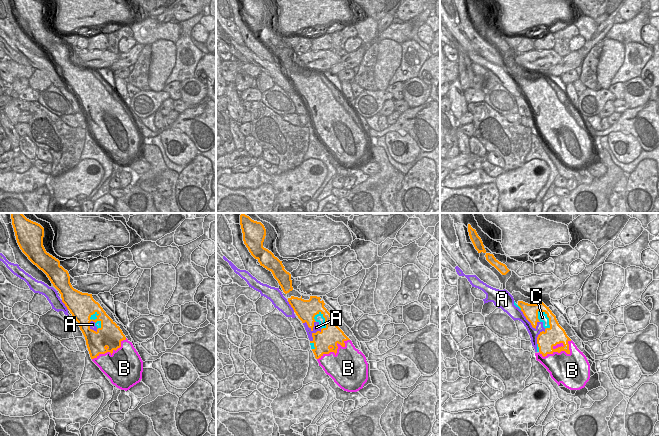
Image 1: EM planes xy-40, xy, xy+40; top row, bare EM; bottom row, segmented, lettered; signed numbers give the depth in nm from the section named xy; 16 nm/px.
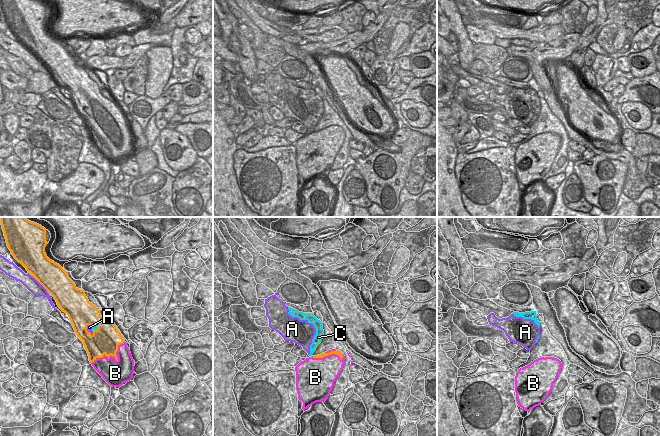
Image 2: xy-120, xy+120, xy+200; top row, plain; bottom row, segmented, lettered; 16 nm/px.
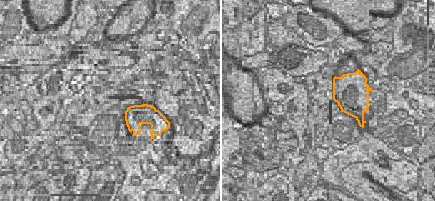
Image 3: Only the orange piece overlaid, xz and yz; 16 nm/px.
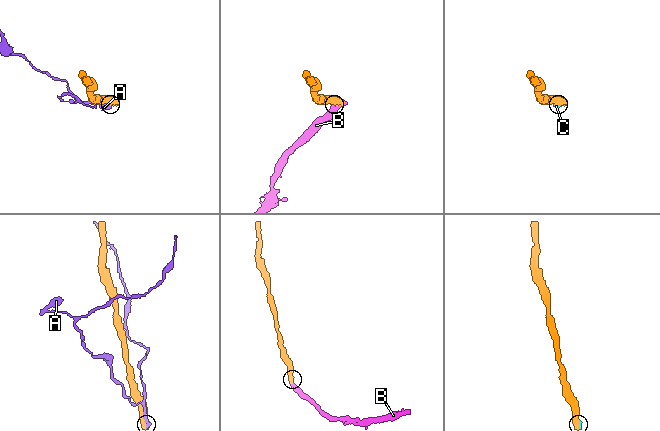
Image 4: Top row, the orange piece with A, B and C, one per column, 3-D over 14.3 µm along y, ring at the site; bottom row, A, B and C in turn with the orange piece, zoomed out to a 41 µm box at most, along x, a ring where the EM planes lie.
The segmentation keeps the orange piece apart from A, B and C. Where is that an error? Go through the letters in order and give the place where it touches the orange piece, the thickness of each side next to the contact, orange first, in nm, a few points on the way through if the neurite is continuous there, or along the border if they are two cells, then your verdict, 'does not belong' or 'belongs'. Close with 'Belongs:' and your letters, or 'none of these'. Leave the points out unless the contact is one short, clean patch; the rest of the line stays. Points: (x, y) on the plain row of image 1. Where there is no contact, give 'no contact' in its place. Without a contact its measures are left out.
A: xy (311, 106) | 300/100 nm | does not belong
B: xy (336, 127) | 300/480 nm | does not belong
C: xy+40 (548, 93) | 220/140 nm | does not belong
Belongs: none of these

